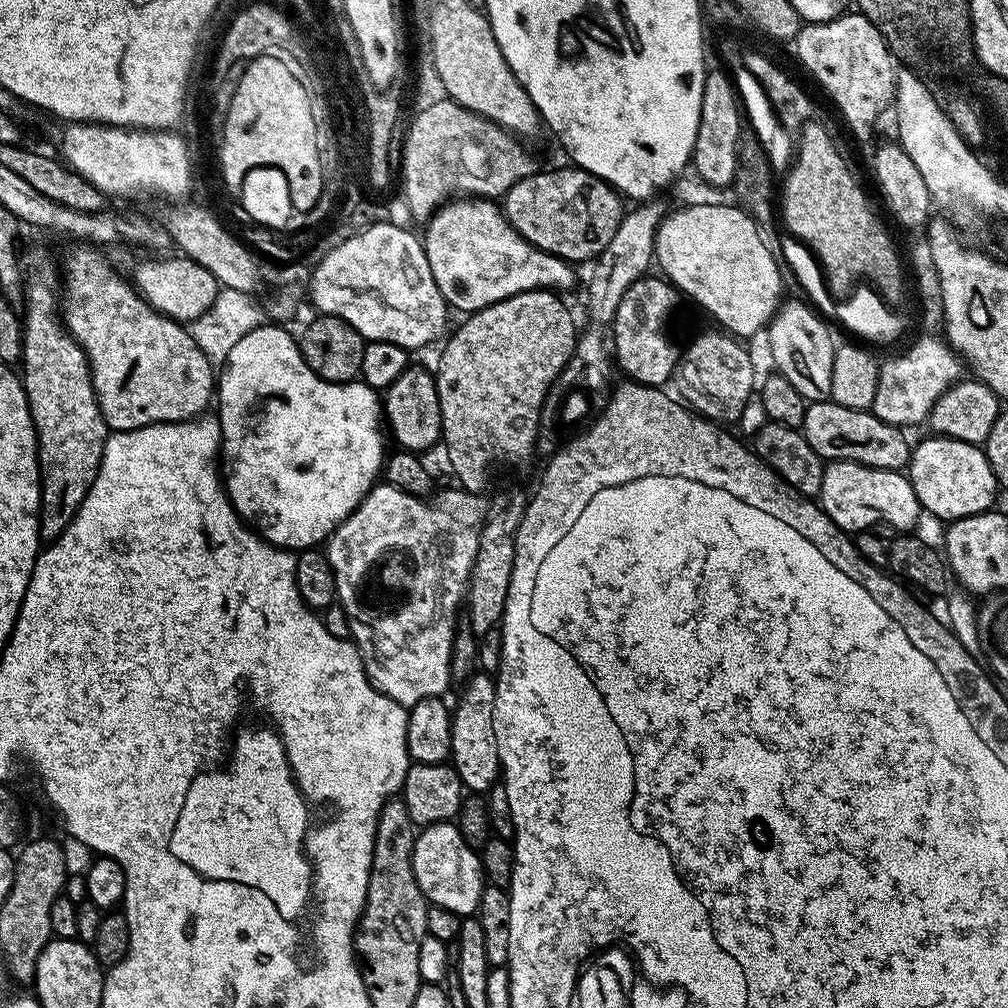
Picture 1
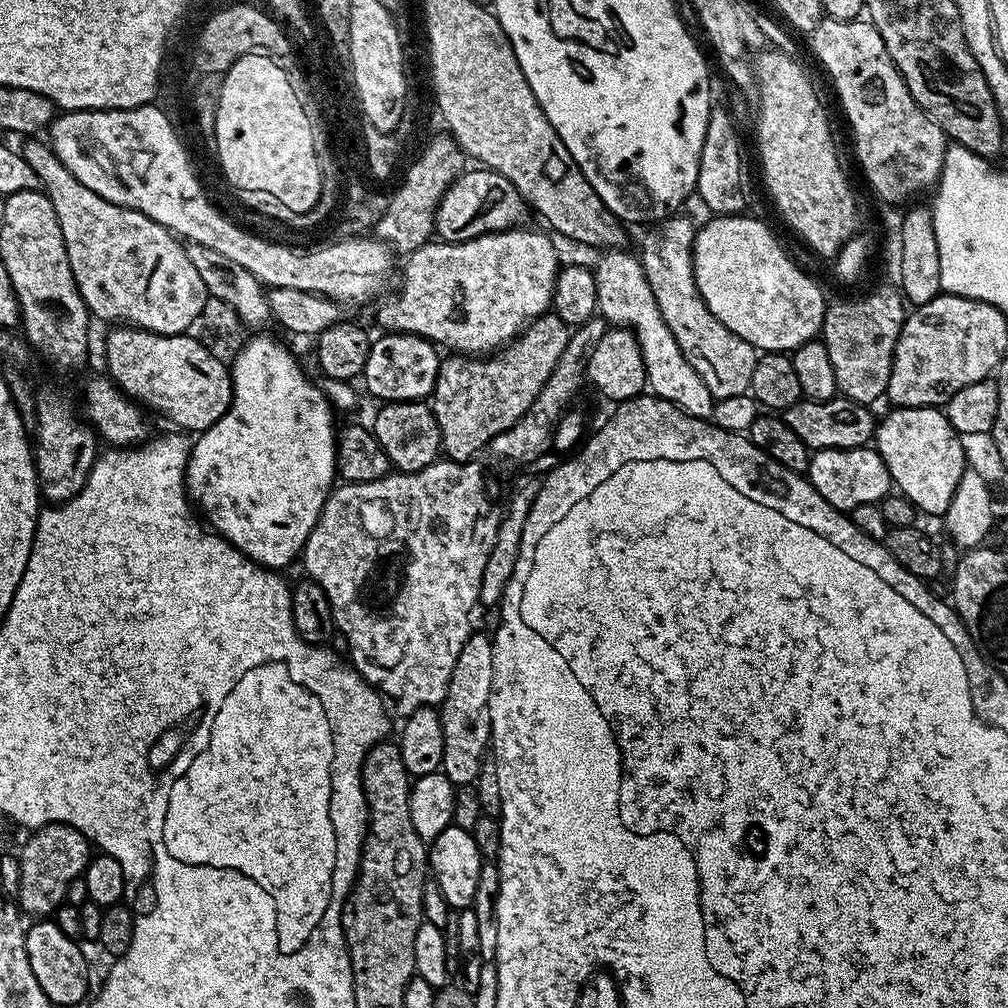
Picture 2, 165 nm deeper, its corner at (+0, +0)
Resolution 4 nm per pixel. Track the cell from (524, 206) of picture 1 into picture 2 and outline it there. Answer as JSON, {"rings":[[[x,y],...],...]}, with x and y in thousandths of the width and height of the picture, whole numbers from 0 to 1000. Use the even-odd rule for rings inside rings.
{"rings":[[[472,165],[469,168],[469,171],[461,169],[453,175],[442,192],[438,192],[437,203],[433,206],[431,230],[439,241],[462,240],[480,234],[483,230],[500,230],[503,226],[521,221],[522,203],[510,181],[486,167]]]}

